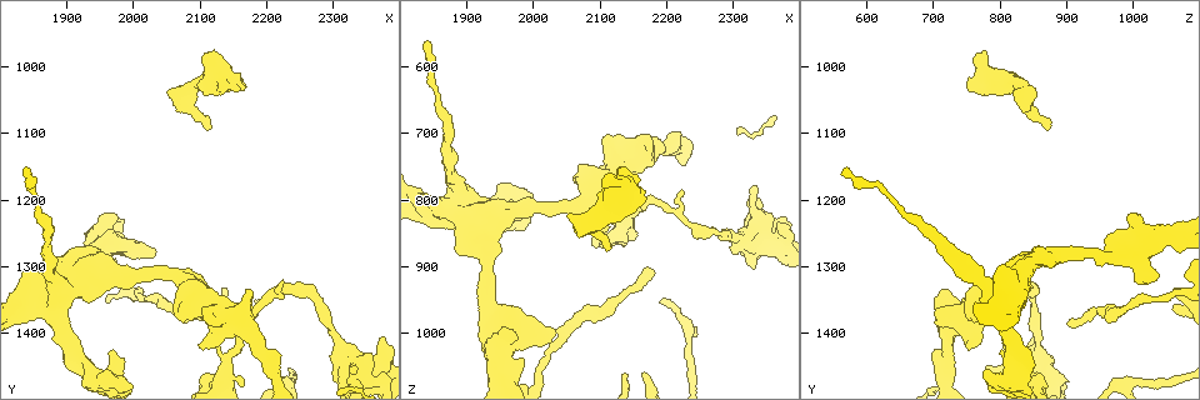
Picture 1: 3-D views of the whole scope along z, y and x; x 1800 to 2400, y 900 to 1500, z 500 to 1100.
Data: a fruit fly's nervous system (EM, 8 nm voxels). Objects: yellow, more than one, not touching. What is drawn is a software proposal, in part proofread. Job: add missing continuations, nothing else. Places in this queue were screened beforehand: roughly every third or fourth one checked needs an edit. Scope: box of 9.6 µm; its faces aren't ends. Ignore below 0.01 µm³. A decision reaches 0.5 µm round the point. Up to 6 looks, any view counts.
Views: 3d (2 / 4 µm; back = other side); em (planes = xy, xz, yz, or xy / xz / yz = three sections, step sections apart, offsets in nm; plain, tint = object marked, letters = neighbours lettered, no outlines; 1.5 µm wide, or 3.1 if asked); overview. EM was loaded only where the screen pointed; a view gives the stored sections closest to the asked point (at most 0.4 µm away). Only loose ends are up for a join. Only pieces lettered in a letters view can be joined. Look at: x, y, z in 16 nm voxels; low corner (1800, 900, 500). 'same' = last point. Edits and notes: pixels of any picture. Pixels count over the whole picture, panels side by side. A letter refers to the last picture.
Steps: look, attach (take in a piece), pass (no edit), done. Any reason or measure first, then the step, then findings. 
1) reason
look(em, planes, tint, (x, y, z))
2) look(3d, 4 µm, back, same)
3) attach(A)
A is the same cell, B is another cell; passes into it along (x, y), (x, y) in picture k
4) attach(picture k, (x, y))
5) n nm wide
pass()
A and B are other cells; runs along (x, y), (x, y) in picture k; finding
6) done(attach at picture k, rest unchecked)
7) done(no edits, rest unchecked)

thick end
look(em, planes, letters, (2030, 1275, 1000))

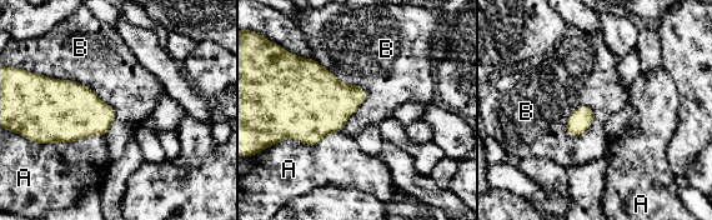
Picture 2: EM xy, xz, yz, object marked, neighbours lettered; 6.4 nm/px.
pass()
A and B are other cells; border along (40, 74), (109, 104), (106, 135) in picture 2; none of them fits

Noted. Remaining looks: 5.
thick end
look(em, 3.1 µm, xz, step 16, letters, (2155, 1035, 775))

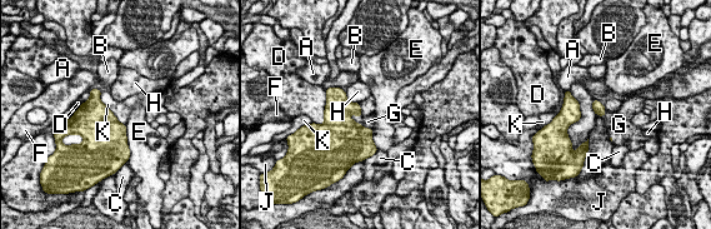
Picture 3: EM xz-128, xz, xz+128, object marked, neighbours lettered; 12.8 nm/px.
attach(G)
G is the same cell, A, B, C, D, E, F, H, J and K are other cells; passes into it along (348, 139), (360, 124), (367, 122) in picture 3; the cell continues

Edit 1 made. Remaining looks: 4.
free end
look(em, planes, letters, (2185, 1380, 905))

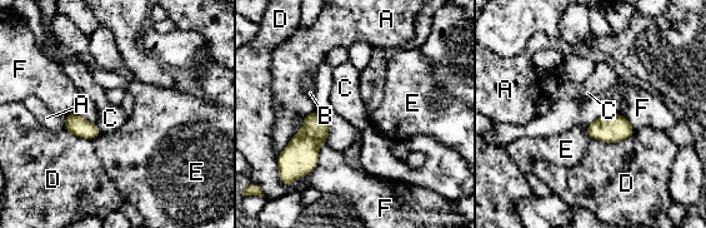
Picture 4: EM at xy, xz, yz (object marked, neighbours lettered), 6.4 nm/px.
pass()
A, B, C, D, E and F are other cells; border along (94, 122), (103, 132) in picture 4; none of them fits

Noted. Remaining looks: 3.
done(attach at picture 3, rest unchecked)

